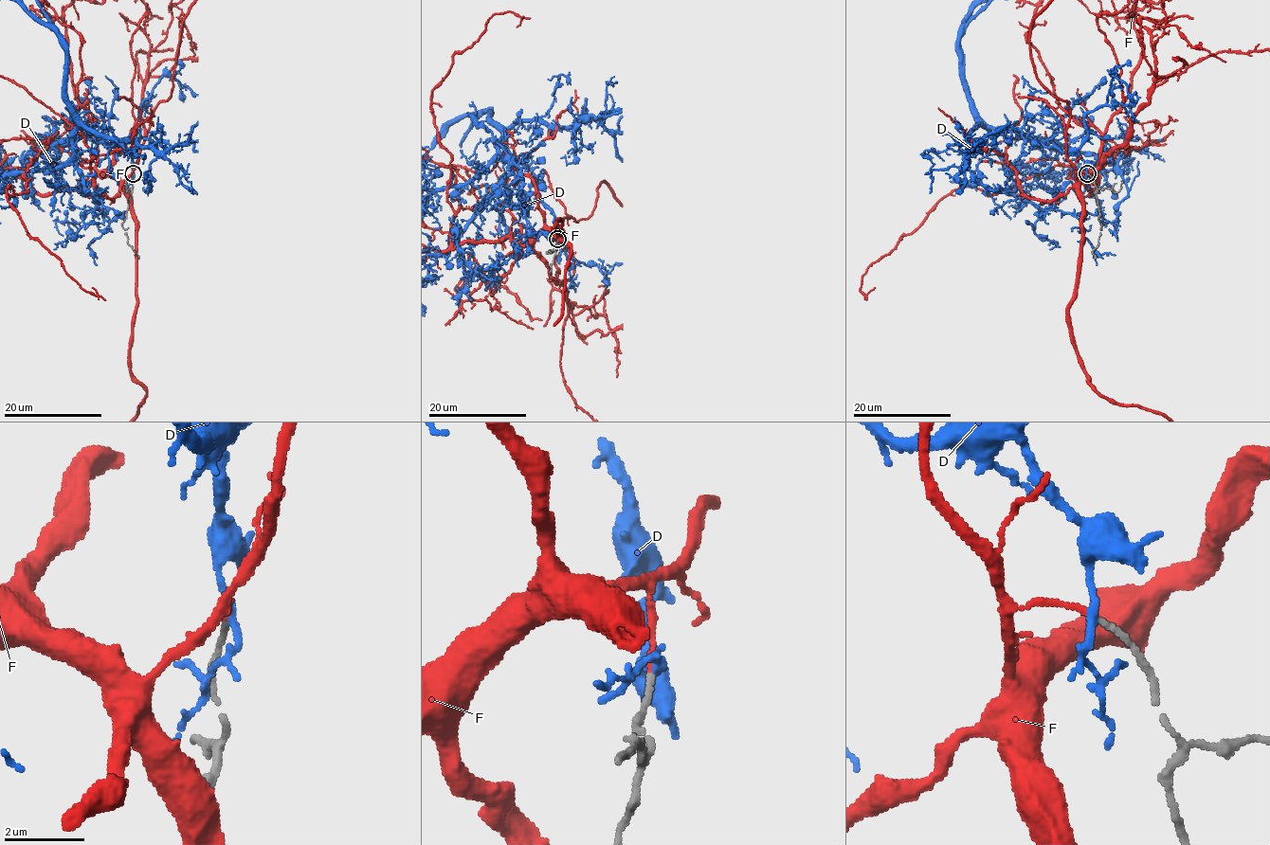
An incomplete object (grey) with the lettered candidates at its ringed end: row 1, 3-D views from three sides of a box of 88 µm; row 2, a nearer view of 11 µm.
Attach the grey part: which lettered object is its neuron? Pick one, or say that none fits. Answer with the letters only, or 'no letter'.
F

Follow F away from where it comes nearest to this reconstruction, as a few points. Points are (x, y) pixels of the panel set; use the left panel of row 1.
F: (133, 173), (124, 180), (124, 195), (135, 223), (130, 373), (146, 391), (138, 412)

